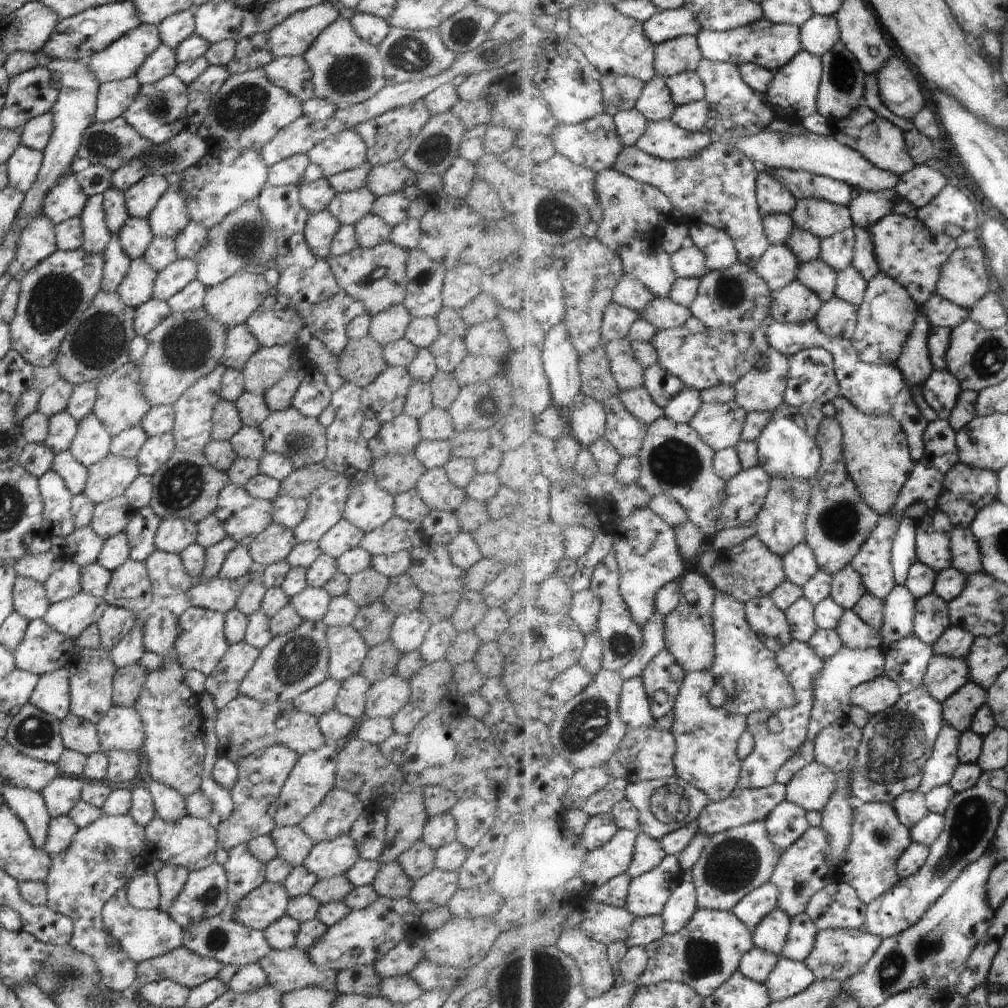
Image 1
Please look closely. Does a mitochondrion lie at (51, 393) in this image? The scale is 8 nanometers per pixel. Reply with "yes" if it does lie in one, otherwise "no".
no

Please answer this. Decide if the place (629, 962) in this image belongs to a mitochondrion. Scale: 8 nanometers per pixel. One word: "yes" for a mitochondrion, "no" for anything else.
no

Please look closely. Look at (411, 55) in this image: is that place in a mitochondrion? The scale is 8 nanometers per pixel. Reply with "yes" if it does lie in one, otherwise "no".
yes

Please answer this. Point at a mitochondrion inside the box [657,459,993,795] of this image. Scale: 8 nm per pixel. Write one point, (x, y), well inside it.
(895, 751)

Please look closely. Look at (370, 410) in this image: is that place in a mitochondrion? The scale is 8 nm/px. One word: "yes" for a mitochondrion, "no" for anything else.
no

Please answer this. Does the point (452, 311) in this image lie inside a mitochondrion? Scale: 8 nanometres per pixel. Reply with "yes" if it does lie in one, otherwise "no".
no

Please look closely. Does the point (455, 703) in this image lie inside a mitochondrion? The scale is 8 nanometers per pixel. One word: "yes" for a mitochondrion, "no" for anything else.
no

